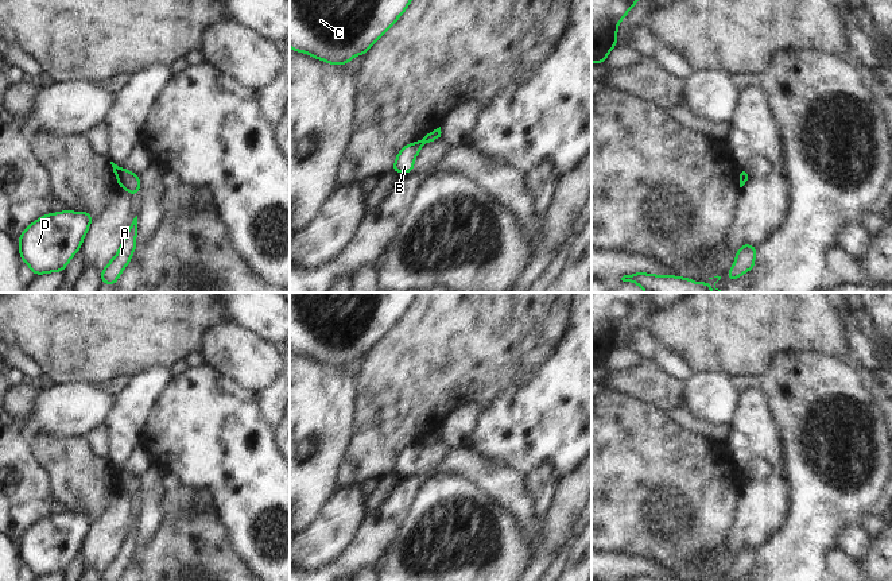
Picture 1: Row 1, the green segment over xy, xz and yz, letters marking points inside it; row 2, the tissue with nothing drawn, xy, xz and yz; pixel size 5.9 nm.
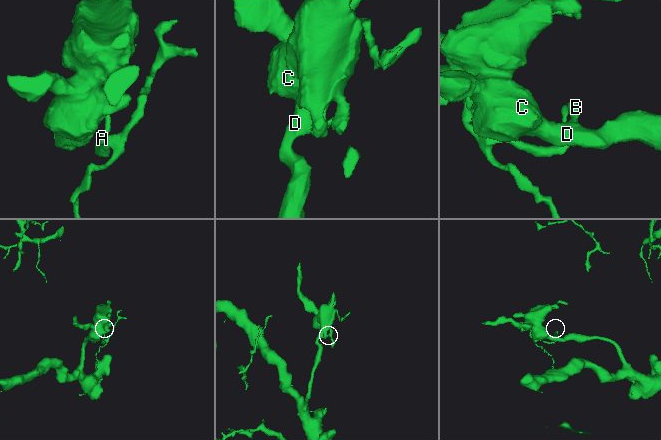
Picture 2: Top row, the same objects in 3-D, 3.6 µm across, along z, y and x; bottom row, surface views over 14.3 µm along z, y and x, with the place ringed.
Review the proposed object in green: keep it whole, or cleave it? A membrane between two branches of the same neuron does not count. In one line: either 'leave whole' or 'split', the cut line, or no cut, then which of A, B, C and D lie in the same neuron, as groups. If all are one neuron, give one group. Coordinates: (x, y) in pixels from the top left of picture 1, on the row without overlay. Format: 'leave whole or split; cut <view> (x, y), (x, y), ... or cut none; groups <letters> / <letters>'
split; cut yz (741, 471), (749, 479); groups A / B C D

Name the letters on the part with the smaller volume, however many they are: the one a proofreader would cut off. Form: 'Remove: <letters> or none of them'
Remove: A

